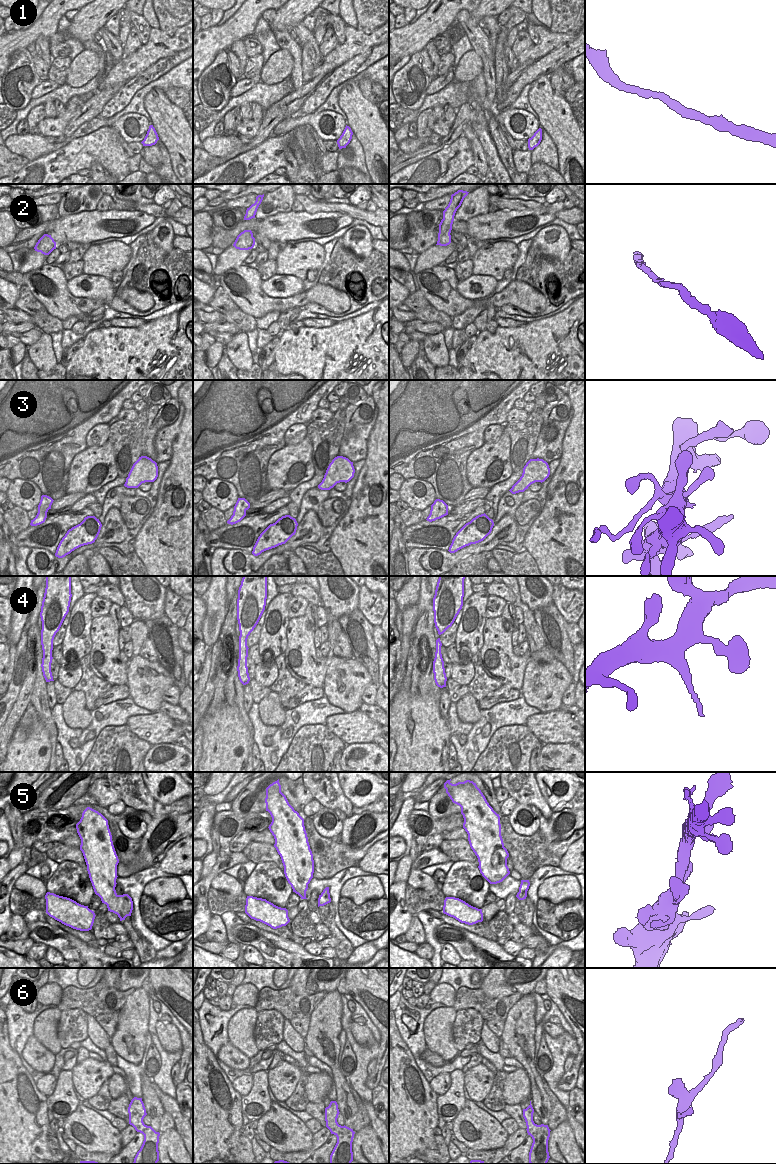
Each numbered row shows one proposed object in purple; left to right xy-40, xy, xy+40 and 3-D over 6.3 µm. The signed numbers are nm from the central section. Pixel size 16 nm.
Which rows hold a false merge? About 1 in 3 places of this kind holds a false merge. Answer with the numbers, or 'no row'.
3

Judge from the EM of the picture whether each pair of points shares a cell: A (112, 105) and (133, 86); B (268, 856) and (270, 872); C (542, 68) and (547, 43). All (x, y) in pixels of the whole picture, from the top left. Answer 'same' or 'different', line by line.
A: same
B: different
C: different

